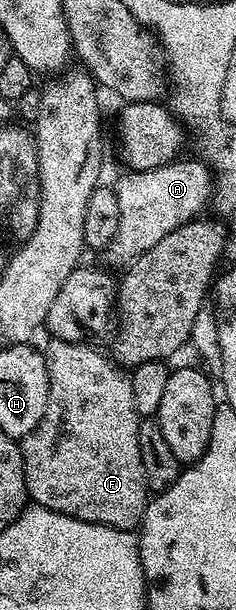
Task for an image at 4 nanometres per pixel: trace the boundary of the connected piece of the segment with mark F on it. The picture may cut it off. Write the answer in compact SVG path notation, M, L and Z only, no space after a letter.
M55 338L48 342L43 347L49 374L47 409L35 429L28 431L19 443L25 466L25 494L36 506L70 515L79 521L107 525L120 531L140 528L151 492L143 473L143 457L139 457L142 416L135 409L129 375L114 365L106 352L105 356L96 351L96 346Z

